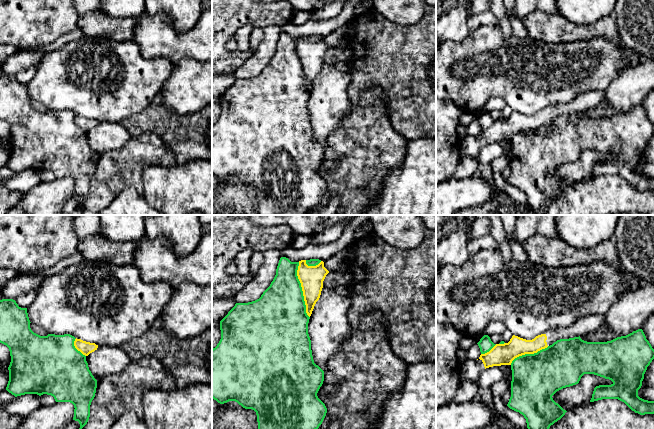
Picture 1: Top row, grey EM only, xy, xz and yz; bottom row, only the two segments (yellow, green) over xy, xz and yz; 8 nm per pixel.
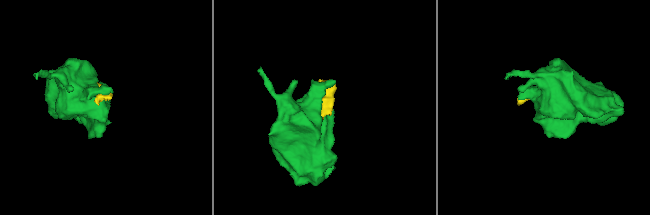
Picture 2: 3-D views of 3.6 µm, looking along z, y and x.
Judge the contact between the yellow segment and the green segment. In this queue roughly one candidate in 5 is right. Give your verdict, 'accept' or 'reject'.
reject

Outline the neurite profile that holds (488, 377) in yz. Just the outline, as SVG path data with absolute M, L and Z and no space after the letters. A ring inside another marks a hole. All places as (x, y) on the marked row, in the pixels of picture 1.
M501 365L486 368L481 372L479 377L479 386L483 388L491 388L500 380L506 380L511 383L512 370L511 365Z

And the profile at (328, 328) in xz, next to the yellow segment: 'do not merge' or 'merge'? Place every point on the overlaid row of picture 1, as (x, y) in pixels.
do not merge

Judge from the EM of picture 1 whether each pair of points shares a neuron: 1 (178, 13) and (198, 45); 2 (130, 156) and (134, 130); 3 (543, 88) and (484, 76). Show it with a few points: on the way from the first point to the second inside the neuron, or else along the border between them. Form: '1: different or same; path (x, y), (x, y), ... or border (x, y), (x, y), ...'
1: different; border (201, 13), (185, 32), (179, 32), (169, 17)
2: different; border (156, 133), (143, 132), (131, 137)
3: same; path (528, 76), (499, 76)

